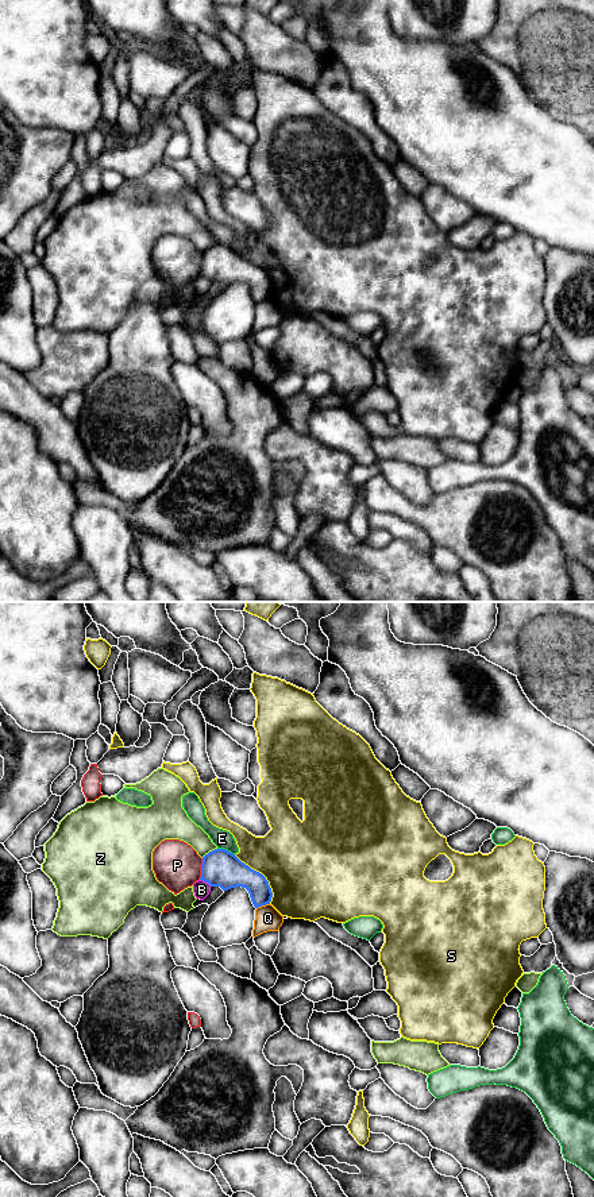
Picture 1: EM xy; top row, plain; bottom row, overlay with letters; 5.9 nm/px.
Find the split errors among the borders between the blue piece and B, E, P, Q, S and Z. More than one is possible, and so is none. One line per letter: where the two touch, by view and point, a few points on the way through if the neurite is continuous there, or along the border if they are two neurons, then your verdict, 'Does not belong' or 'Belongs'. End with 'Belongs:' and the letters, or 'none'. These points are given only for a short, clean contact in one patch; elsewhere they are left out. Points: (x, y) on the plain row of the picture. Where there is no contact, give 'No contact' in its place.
B: Touches blue at xy (205, 277). Does not belong
E: Touches blue at xy (224, 244). Does not belong
P: Touches blue at xy (201, 265). Boundary: xy (203, 254), (199, 274). Does not belong
Q: Touches blue at xy (262, 300). Boundary: xy (269, 298), (257, 304). Does not belong
S: Touches blue at xy (262, 270). Does not belong
Z: Touches blue at xy (209, 247). Does not belong
Belongs: none

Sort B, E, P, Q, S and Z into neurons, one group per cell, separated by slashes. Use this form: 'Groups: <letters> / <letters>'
Groups: B / E / P / Q / S / Z

